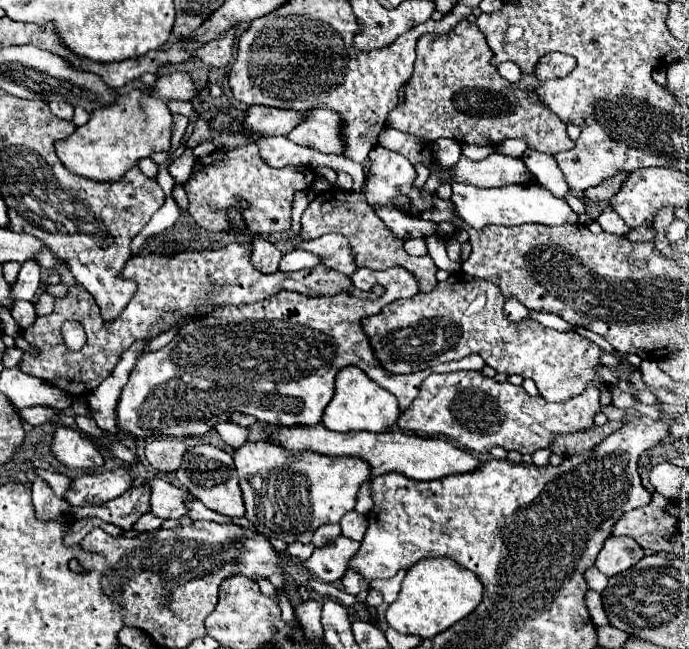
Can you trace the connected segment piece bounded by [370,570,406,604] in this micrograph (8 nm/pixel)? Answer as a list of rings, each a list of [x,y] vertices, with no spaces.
[[[400,570],[394,578],[388,578],[388,580],[374,580],[370,586],[376,588],[378,592],[382,592],[386,604],[392,604],[392,602],[396,600],[398,592],[400,592],[400,582],[402,582],[404,576],[406,576],[406,570]]]

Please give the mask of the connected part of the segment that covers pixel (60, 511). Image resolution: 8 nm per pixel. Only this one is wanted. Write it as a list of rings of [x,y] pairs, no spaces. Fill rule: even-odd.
[[[36,478],[34,484],[32,484],[32,500],[34,500],[36,516],[42,522],[64,516],[68,512],[68,508],[70,508],[70,506],[66,506],[66,502],[62,498],[58,498],[52,492],[52,488],[42,478]]]

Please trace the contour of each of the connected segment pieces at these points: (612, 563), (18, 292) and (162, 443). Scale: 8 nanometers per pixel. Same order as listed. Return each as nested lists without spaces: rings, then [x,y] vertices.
[[[610,536],[604,542],[604,548],[600,550],[594,566],[606,576],[616,576],[634,566],[638,560],[642,560],[642,556],[644,550],[632,538]]]
[[[34,260],[24,262],[20,268],[20,274],[18,274],[18,280],[14,284],[10,284],[12,298],[34,300],[36,290],[40,286],[40,274],[42,274],[42,268],[38,262],[34,262]]]
[[[178,438],[154,440],[154,442],[146,444],[146,448],[144,448],[148,462],[160,472],[174,472],[182,462],[184,450],[186,450],[186,444]]]

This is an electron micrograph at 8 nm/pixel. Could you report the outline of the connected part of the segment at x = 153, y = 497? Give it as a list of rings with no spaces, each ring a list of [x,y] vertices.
[[[158,478],[158,486],[154,486],[152,480],[146,480],[144,486],[150,488],[150,512],[162,520],[166,518],[180,518],[186,514],[184,502],[192,496],[180,488],[174,488],[172,484]]]

